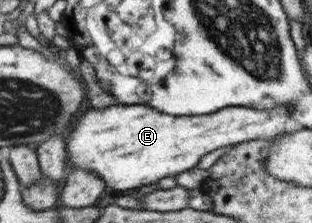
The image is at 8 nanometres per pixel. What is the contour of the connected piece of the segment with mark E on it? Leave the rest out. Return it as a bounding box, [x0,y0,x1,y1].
[64,104,290,192]

